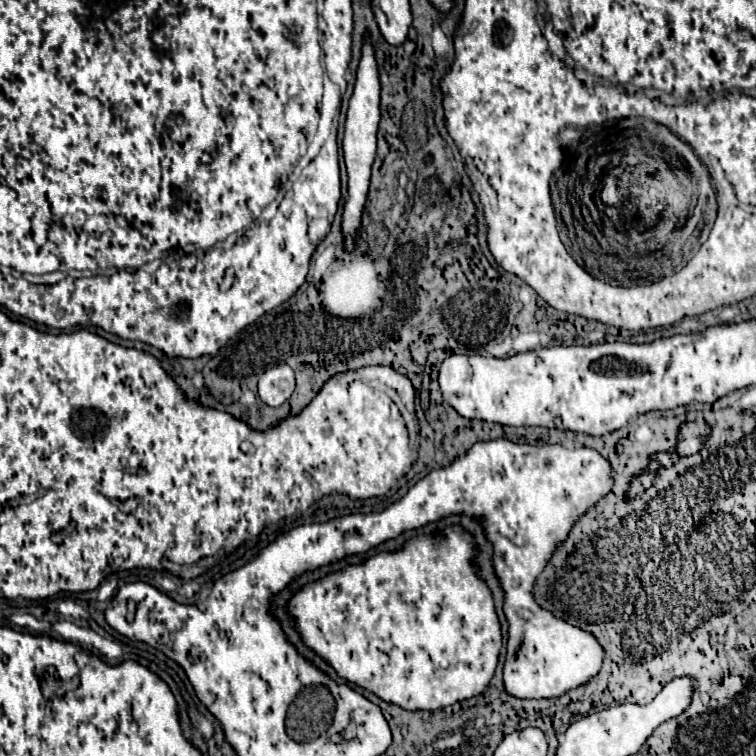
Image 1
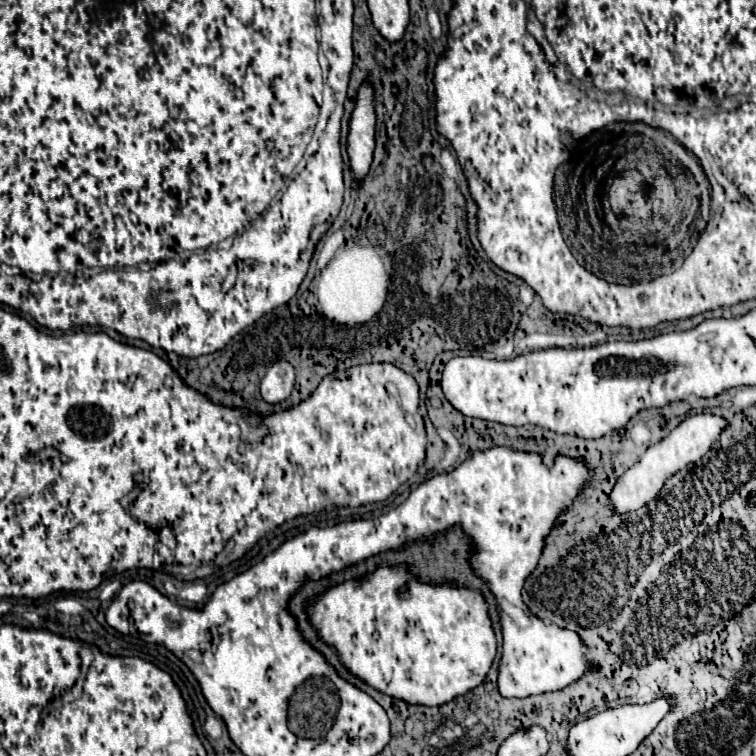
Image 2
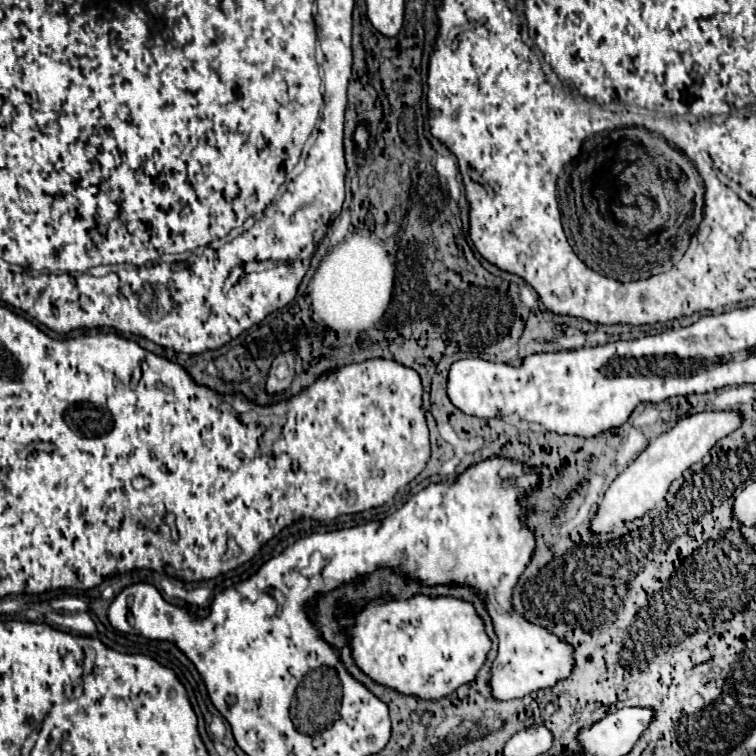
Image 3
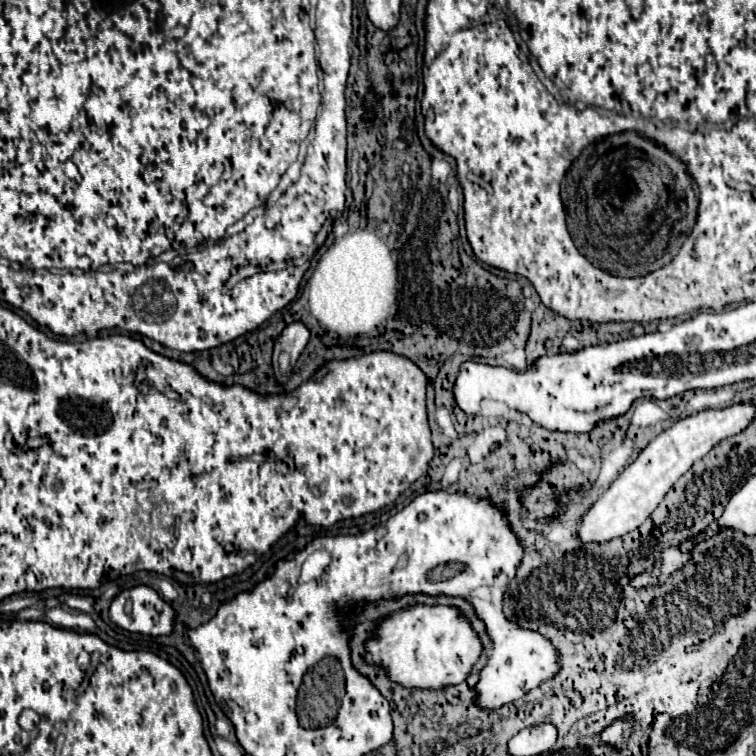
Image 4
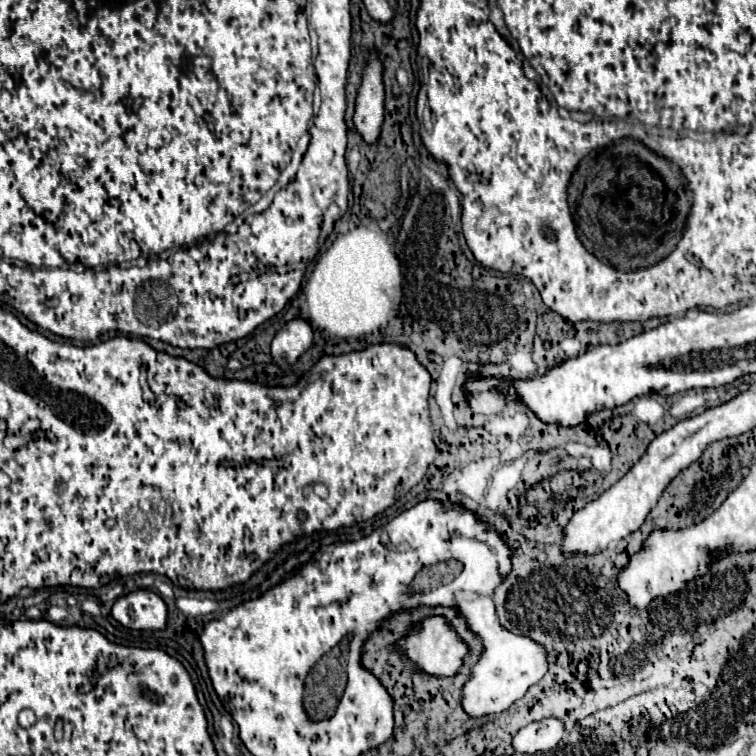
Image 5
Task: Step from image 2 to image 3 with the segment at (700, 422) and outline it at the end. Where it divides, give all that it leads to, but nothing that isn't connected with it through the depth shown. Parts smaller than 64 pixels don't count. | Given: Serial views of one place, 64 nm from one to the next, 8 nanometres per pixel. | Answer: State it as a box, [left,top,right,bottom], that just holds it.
[592,412,740,532]

